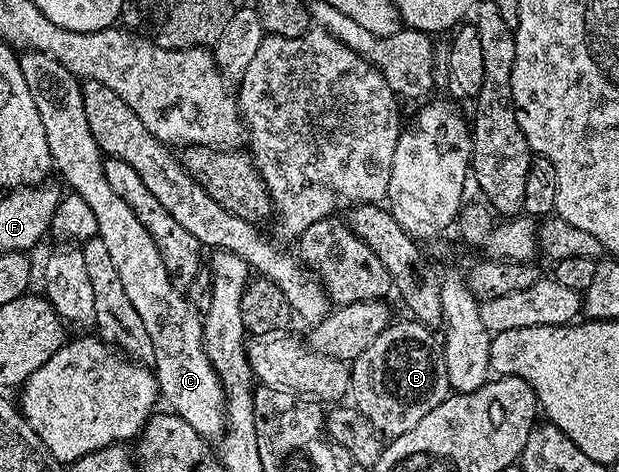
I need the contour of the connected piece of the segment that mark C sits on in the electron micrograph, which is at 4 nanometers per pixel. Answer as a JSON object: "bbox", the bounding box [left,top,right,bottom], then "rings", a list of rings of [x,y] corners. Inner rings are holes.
{"bbox":[19,50,226,437],"rings":[[[24,50],[19,53],[19,58],[26,86],[30,86],[38,118],[42,118],[42,127],[46,130],[46,146],[50,146],[53,169],[57,173],[60,171],[61,178],[69,184],[67,187],[85,199],[93,211],[98,222],[96,236],[106,245],[118,270],[122,290],[126,290],[126,298],[130,298],[134,310],[138,310],[138,318],[142,318],[146,334],[150,334],[151,363],[163,403],[168,403],[165,405],[171,411],[190,422],[200,436],[223,437],[226,431],[224,388],[210,358],[206,358],[201,313],[172,283],[166,262],[162,262],[162,254],[150,230],[138,222],[138,214],[126,206],[124,199],[110,190],[104,173],[105,157],[94,142],[94,134],[90,134],[90,125],[86,122],[81,81],[66,70],[58,58],[50,58],[50,54]]]}

